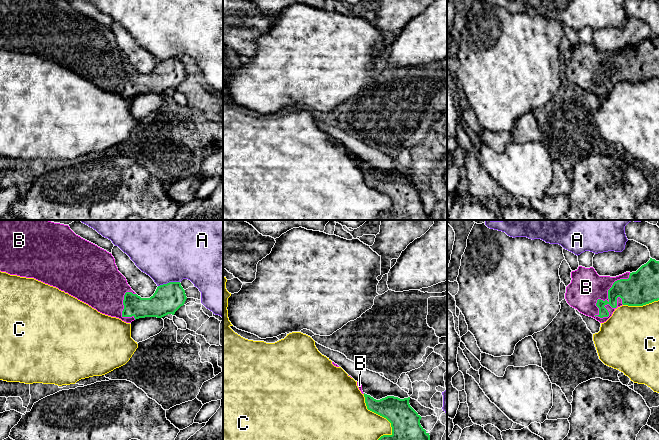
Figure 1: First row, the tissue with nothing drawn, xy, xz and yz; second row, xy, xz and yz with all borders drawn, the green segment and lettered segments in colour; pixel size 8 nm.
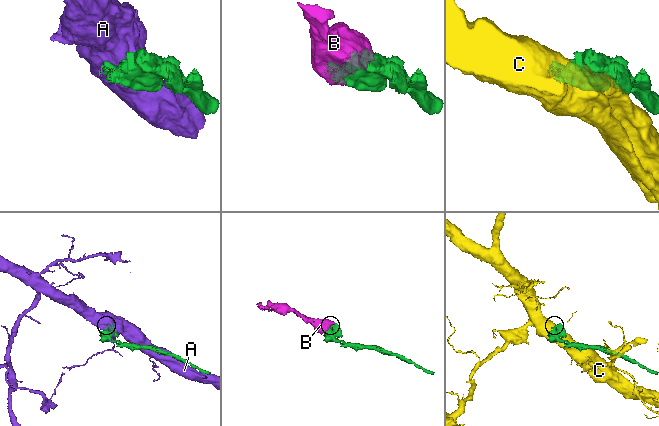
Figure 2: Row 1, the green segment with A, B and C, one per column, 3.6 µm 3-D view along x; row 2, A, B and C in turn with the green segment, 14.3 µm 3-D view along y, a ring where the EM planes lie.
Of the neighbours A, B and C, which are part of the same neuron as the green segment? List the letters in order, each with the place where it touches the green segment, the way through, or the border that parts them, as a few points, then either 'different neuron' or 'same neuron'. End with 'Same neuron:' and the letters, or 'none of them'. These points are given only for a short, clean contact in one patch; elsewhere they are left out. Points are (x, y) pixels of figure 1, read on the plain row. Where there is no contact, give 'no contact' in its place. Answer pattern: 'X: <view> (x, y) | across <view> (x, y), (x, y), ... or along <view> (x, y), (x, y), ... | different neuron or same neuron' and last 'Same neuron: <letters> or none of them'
A: xy (169, 58) | different neuron
B: yz (608, 71) | same neuron
C: xz (385, 193) | different neuron
Same neuron: B

